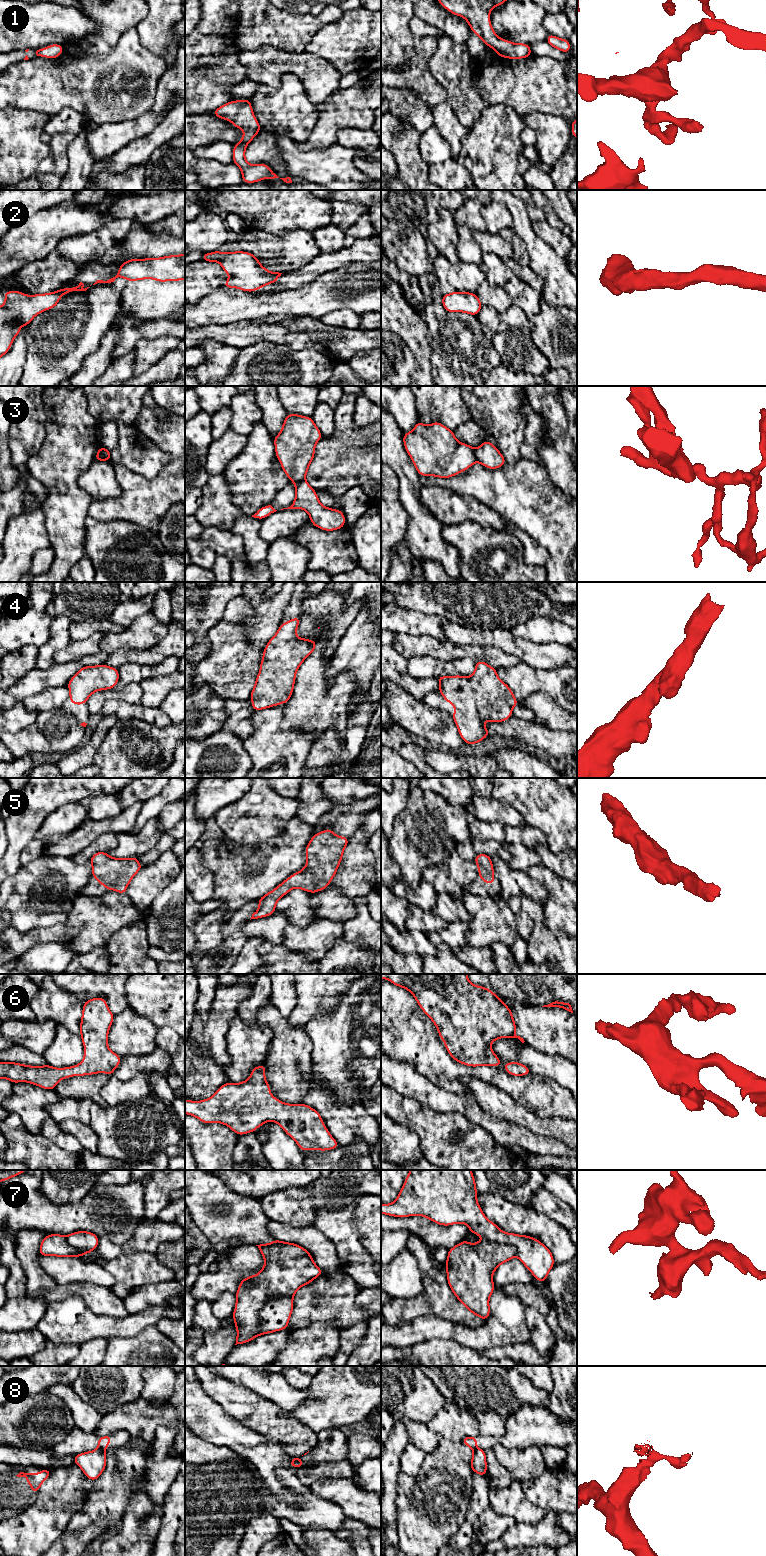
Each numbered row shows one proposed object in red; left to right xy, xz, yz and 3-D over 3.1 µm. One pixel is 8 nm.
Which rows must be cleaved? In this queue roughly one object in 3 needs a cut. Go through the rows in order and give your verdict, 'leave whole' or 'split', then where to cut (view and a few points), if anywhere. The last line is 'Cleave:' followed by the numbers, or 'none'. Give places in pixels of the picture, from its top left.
1: leave whole; no cut
2: leave whole; no cut
3: split; cut in xy along (101, 447), (101, 452), (106, 460)
4: leave whole; no cut
5: leave whole; no cut
6: leave whole; no cut
7: split; cut in xz along (291, 1297), (272, 1297), (264, 1305), (259, 1312), (257, 1336)
8: split; cut in xy along (98, 1447), (103, 1449)
Cleave: 3, 7, 8

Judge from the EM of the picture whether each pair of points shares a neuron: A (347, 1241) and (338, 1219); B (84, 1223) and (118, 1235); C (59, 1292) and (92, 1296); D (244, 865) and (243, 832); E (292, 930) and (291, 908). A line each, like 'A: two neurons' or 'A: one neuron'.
A: one neuron
B: one neuron
C: one neuron
D: two neurons
E: two neurons

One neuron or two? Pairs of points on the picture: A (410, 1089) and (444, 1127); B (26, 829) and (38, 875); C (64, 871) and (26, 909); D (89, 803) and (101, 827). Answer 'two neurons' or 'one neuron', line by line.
A: two neurons
B: two neurons
C: one neuron
D: two neurons

